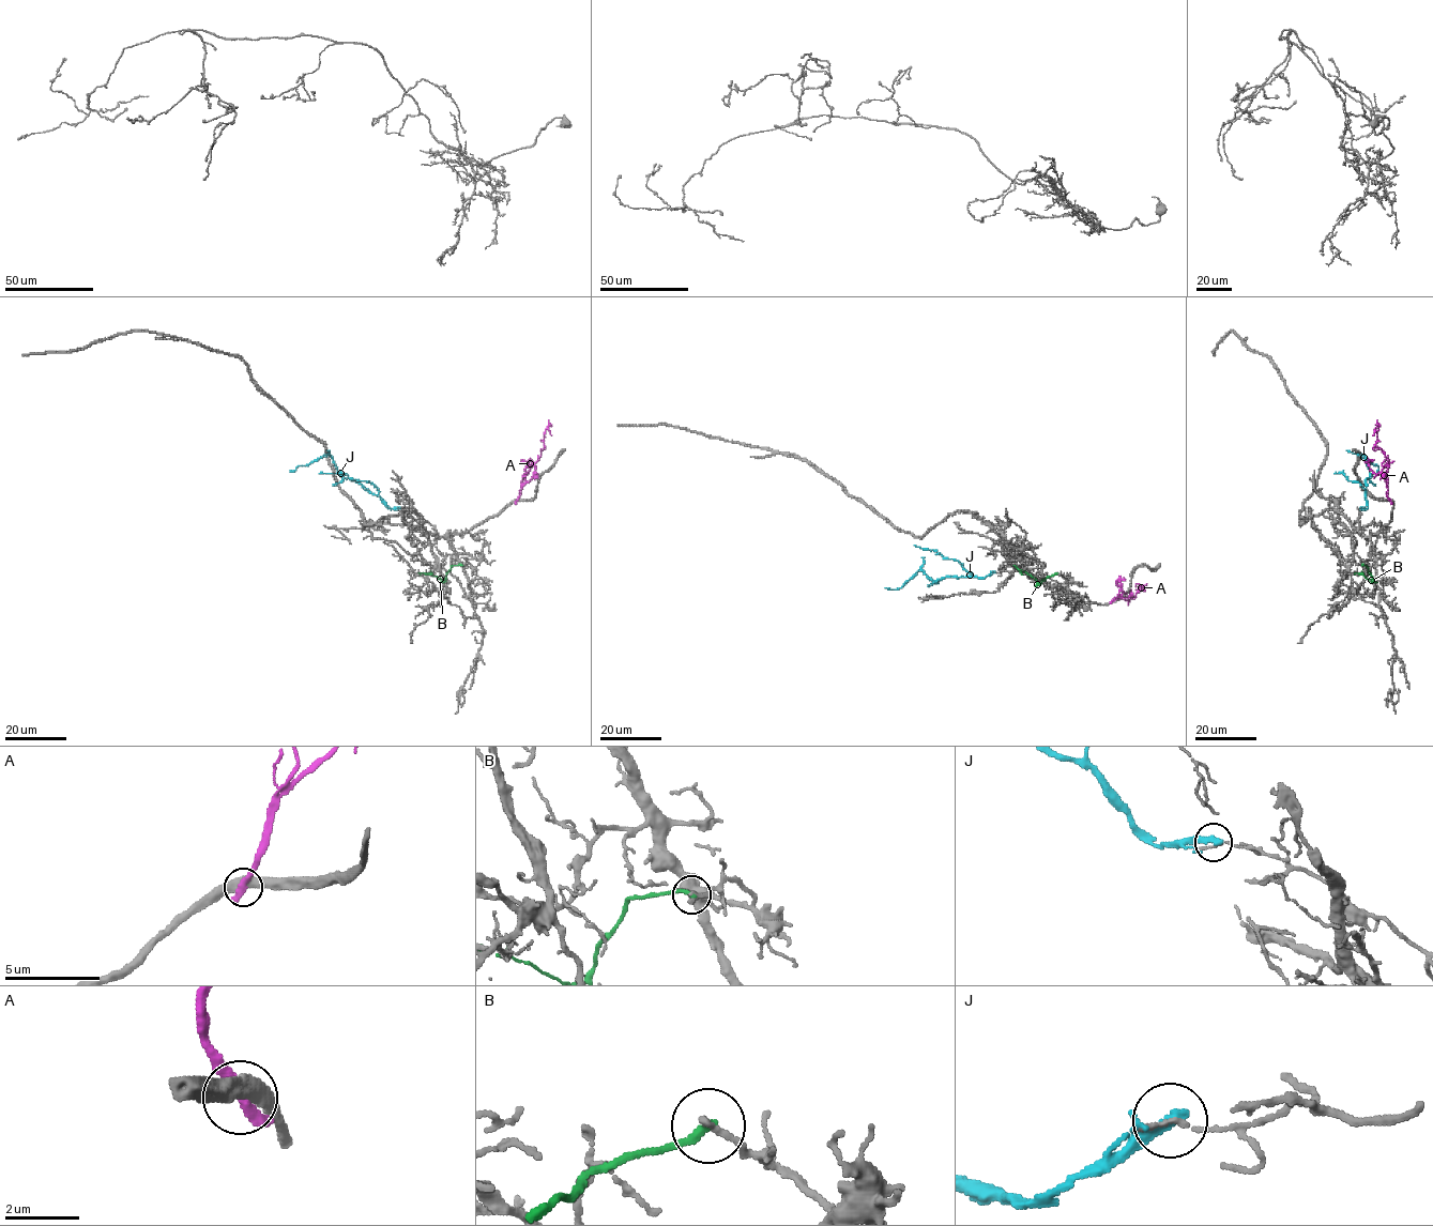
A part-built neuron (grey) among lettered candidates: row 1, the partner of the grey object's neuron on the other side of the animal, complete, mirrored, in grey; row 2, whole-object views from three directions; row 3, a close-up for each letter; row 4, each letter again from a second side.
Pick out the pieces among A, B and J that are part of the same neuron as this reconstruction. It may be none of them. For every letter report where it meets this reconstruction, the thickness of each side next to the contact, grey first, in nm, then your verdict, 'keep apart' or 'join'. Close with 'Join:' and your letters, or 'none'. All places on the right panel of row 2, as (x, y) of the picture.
A: contact (1390, 501); calibres 440 and 420 nm; keep apart
B: contact (1361, 565); calibres 200 and 220 nm; keep apart
J: contact (1360, 508); calibres 180 and 360 nm; keep apart
Join: none

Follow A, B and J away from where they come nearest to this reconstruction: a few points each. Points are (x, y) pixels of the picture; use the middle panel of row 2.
A: (1112, 601), (1133, 598), (1139, 586), (1141, 589), (1146, 584)
B: (1056, 573), (1038, 583), (1014, 565)
J: (994, 571), (985, 579), (945, 577), (936, 581), (919, 570), (899, 588), (885, 587)

